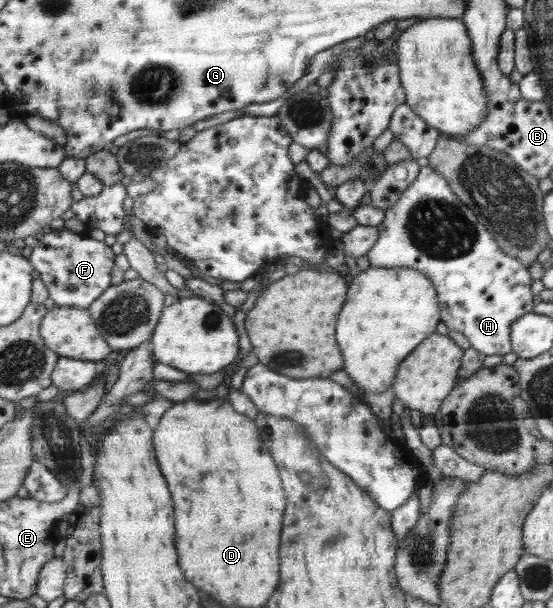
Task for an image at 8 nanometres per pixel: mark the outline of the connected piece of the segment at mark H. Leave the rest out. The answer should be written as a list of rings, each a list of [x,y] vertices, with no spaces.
[[[420,167],[417,178],[403,190],[403,195],[388,210],[376,227],[378,240],[367,253],[370,266],[374,268],[398,267],[419,272],[433,282],[442,306],[442,319],[449,330],[459,331],[483,357],[513,351],[510,328],[522,315],[534,310],[531,283],[527,266],[499,247],[499,240],[479,223],[477,216],[455,195],[445,177],[431,167]]]

